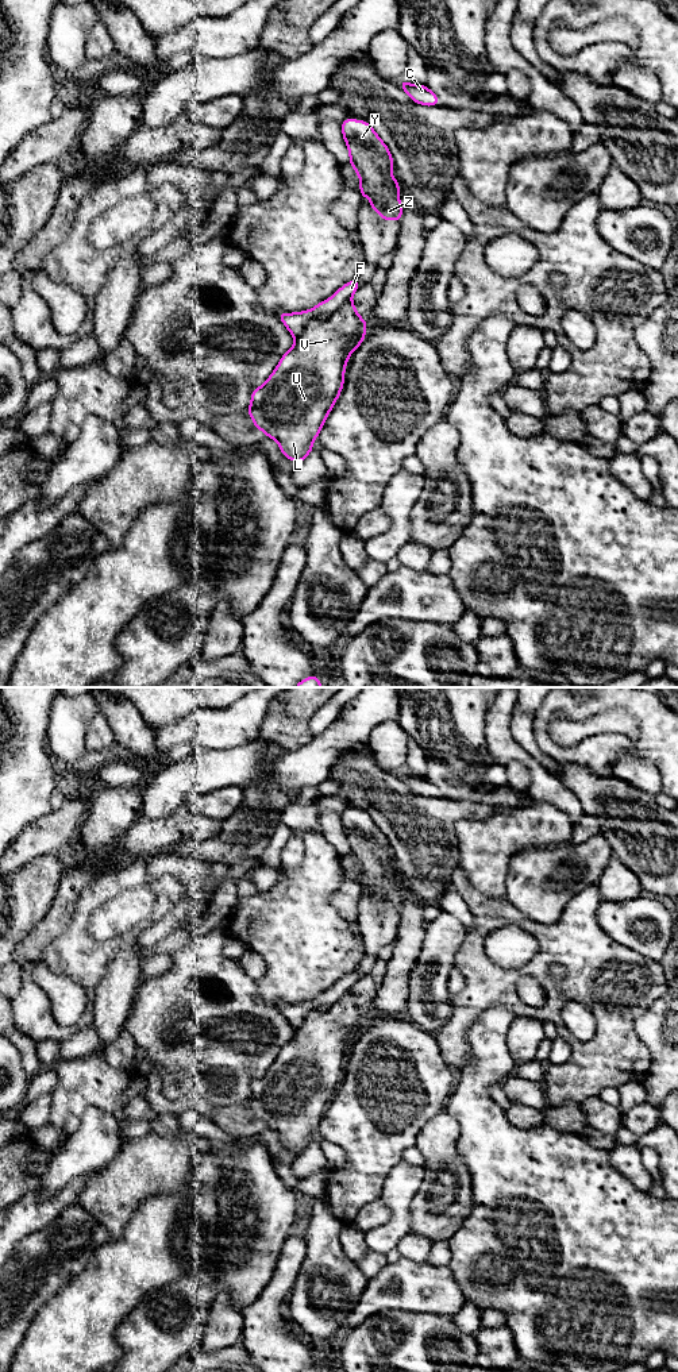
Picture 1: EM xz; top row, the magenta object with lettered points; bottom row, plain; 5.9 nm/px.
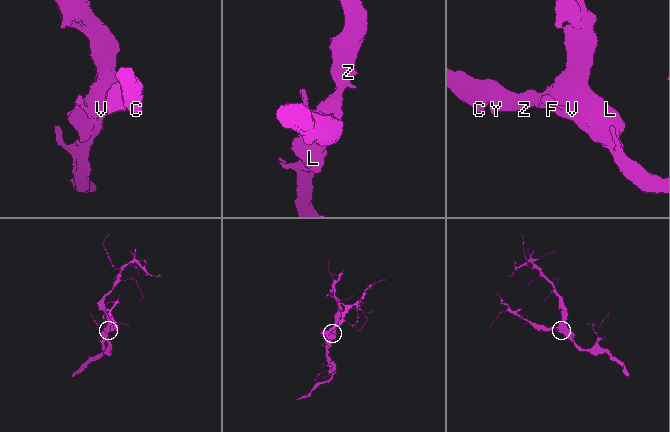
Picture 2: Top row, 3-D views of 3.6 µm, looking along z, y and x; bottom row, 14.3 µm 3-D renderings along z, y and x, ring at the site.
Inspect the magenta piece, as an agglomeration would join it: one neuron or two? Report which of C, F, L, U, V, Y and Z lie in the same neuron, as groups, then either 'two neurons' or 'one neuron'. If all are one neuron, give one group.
C L U V Y Z / F | two neurons

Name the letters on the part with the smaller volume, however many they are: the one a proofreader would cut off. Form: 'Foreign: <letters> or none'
Foreign: F

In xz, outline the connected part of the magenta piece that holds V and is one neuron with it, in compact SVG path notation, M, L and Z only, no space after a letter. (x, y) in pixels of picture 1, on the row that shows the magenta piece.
M346 301L339 309L323 320L312 320L303 334L294 338L293 347L282 355L278 366L262 386L251 392L251 405L244 411L251 416L254 425L269 439L278 442L285 458L303 462L312 451L313 440L332 411L344 382L344 369L353 351L363 343L367 321L358 313L355 304Z

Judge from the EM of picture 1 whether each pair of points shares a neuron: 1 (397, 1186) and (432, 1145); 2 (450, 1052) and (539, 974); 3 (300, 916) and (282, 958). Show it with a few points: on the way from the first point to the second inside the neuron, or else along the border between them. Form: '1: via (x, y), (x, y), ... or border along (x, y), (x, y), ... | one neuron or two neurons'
1: border along (424, 1164), (423, 1182), (418, 1190) | two neurons
2: via (457, 1025), (494, 986), (512, 977) | one neuron
3: via (297, 927), (297, 943), (293, 947) | one neuron

